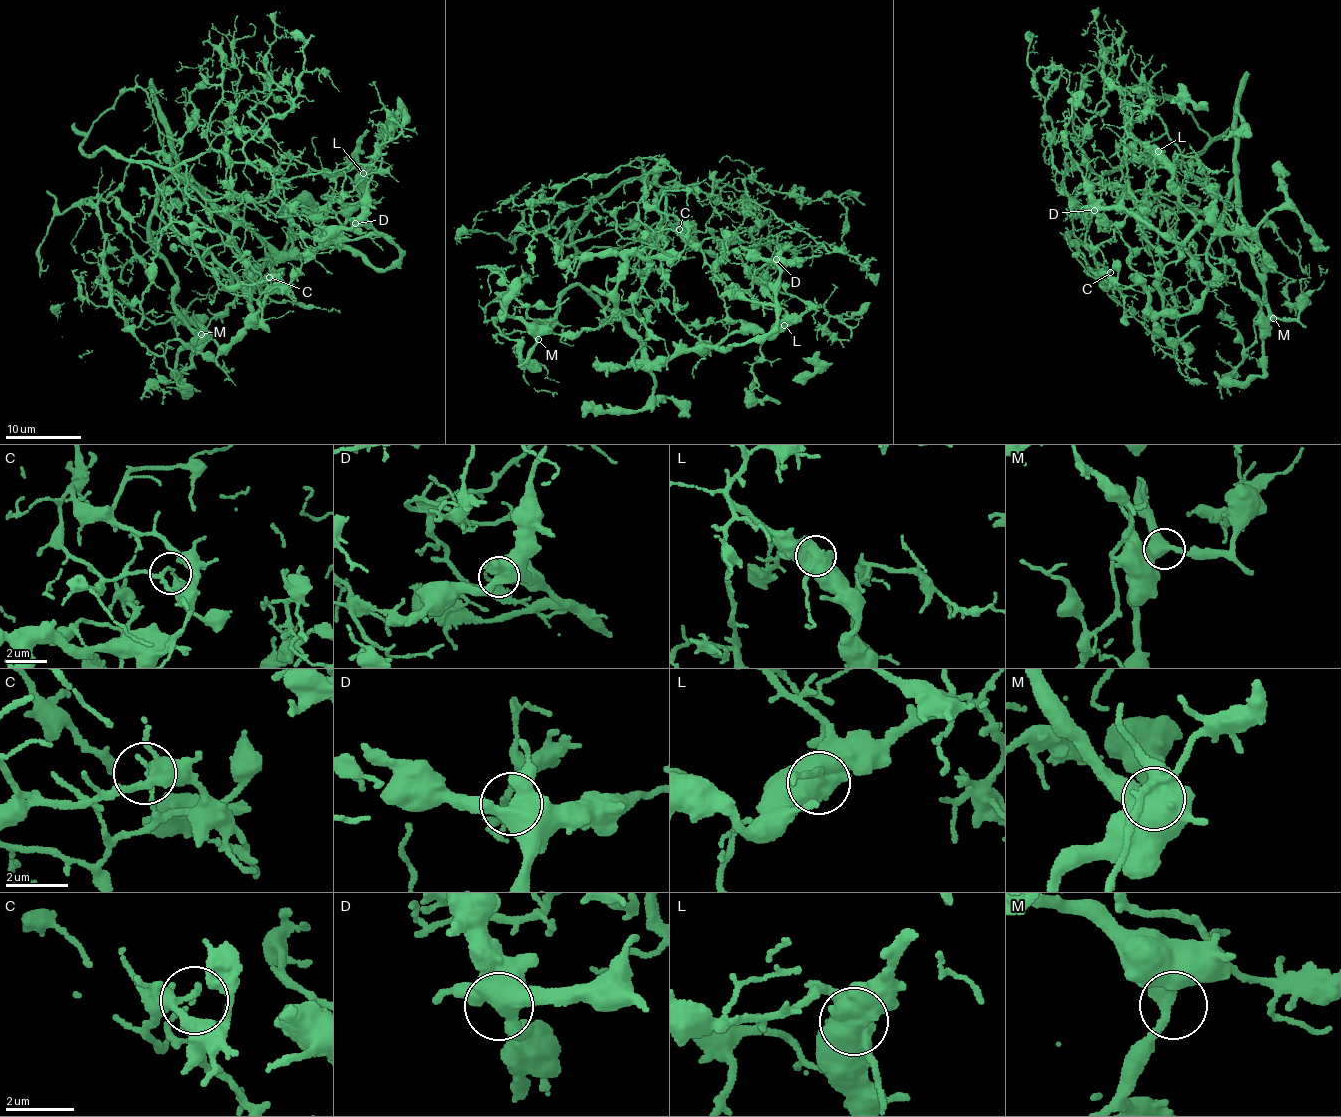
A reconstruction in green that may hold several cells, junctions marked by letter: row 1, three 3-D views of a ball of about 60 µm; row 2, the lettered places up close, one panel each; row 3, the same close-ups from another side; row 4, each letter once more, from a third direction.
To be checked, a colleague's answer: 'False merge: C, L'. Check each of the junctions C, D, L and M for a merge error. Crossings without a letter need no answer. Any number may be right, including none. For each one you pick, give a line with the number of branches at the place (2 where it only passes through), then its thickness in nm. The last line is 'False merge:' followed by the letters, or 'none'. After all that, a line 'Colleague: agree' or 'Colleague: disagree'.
C: 2 | 100 nm
L: 4 | 650 nm
False merge: C, L
Colleague: agree

